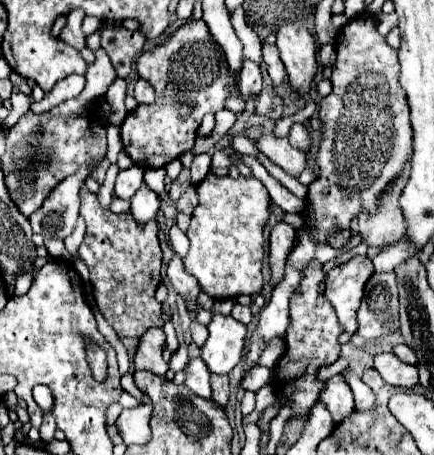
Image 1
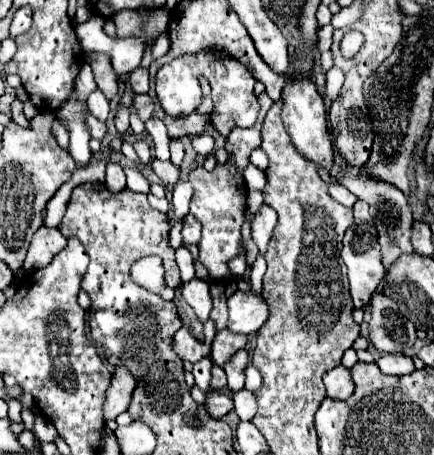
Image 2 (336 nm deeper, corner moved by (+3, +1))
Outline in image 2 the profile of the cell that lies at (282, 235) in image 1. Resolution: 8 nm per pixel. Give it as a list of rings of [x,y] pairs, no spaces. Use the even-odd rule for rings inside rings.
[[[262,206],[252,218],[252,240],[256,242],[260,254],[266,254],[266,246],[276,228],[276,212],[270,206]]]

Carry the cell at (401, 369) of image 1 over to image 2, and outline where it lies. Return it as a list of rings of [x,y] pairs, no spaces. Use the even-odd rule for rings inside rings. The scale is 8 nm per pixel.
[[[384,354],[376,360],[376,364],[384,374],[390,374],[390,376],[404,376],[404,374],[414,372],[412,358],[402,356],[402,354]]]

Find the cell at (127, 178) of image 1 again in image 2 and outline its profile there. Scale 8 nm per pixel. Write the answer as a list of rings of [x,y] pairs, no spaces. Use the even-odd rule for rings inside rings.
[[[108,162],[108,166],[106,166],[106,186],[112,192],[120,192],[120,190],[126,188],[126,174],[124,174],[124,168],[120,164]]]

